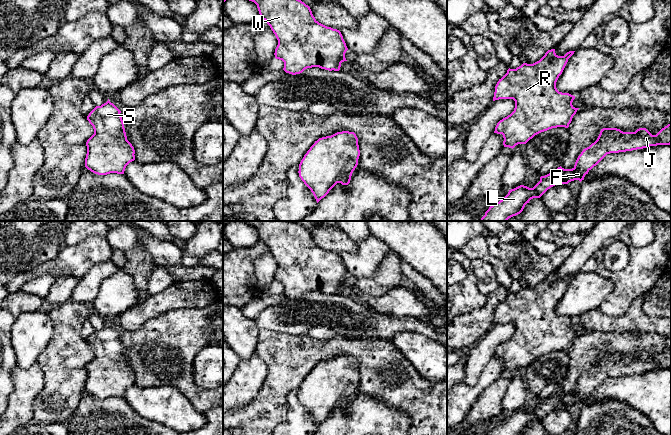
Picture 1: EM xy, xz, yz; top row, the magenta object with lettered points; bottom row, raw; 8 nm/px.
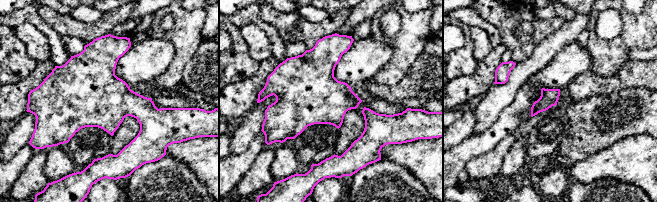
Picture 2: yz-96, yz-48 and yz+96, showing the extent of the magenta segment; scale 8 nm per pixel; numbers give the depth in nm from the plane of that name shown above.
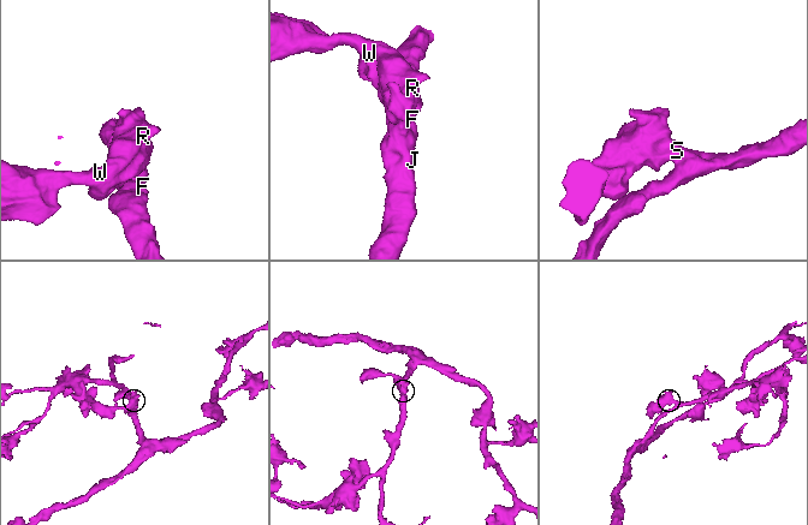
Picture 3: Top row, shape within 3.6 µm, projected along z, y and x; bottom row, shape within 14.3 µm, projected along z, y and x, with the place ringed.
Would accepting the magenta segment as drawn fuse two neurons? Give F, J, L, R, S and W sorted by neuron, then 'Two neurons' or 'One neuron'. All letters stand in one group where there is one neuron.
Groups: F J L R S W. One neuron

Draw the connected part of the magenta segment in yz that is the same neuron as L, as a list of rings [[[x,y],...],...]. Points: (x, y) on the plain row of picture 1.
[[[671,347],[652,359],[646,352],[635,356],[623,356],[617,352],[603,352],[597,364],[583,373],[572,393],[561,390],[551,397],[541,400],[540,405],[529,412],[520,409],[509,414],[508,418],[487,435],[523,435],[525,429],[533,422],[540,422],[548,413],[558,408],[584,404],[588,396],[607,378],[643,373],[650,370],[671,368]]]

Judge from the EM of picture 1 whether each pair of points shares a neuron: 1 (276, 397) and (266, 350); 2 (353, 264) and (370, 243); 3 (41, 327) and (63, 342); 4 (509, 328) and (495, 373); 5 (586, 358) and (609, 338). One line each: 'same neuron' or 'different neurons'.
1: same neuron
2: same neuron
3: different neurons
4: different neurons
5: same neuron

